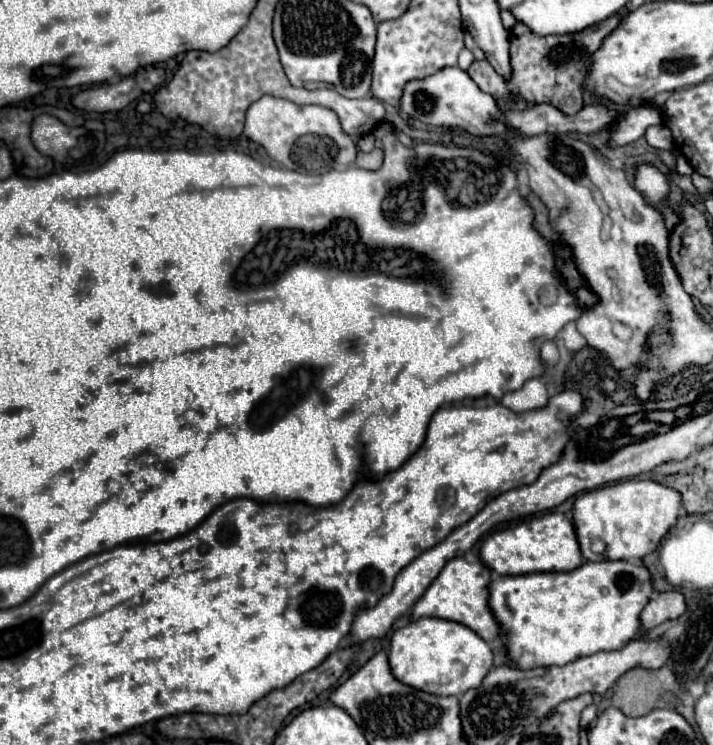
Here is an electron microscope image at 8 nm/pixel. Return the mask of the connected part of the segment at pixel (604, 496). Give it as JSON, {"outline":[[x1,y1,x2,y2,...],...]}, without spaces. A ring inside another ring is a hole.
{"outline":[[623,480,579,494,573,502,573,526,581,554,587,560,641,560,645,554,653,552,669,528,675,526,679,508,681,494,653,480],[597,538,607,544,603,556,591,552,591,542]]}

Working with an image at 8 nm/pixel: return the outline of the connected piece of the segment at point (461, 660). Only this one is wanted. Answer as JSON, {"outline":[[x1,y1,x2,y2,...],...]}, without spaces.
{"outline":[[419,618,393,632,389,666,399,682,415,690,435,696,461,696,467,690,481,686,483,678,493,666,493,652,485,640,459,622]]}

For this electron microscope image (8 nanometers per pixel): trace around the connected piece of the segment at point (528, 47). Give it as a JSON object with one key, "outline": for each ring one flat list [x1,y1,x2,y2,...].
{"outline":[[619,12,617,16,611,16,581,32,559,34,559,36,537,36,525,24,519,22,509,32,511,66,513,66,511,78,503,80,485,60,473,62,467,70,467,74,483,92,493,96,495,100,515,102,517,98,521,98,521,100,533,102,533,104,547,102,547,104,557,106,563,114,575,116,583,108,583,82,585,82,585,74,589,70,589,56,601,46,603,38,611,30,615,30,615,26,619,24,623,14,625,12]]}

